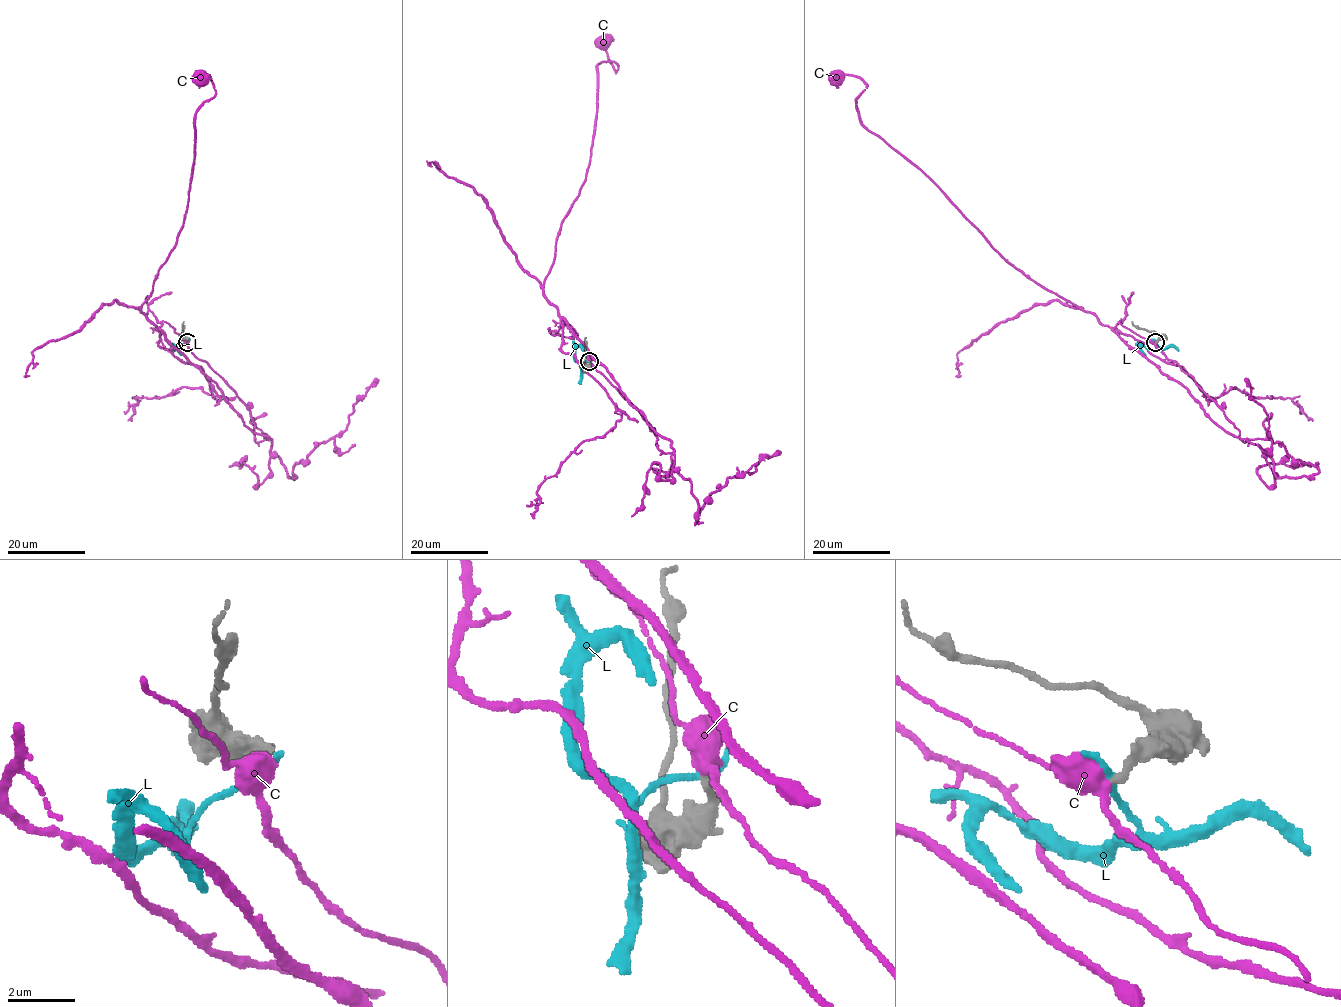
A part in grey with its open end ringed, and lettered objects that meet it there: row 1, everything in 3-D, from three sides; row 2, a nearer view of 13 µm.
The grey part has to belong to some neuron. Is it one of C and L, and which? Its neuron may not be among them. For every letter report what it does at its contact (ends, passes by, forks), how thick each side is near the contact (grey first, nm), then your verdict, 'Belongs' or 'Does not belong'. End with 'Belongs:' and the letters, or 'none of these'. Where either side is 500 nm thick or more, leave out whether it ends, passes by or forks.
C: It passes by. Thickness 240 nm (grey) against 480 nm. Belongs
L: It passes by. Thickness 280 nm (grey) against 170 nm. Does not belong
Belongs: C

